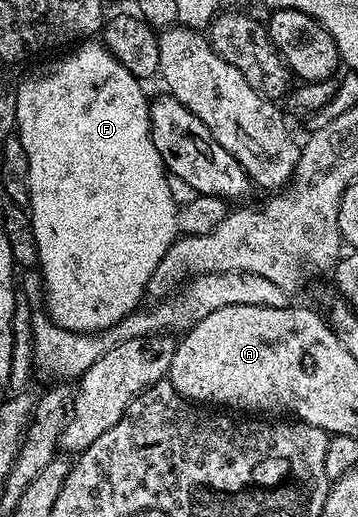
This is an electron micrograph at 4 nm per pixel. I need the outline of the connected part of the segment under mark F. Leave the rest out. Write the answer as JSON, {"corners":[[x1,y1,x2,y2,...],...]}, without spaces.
{"corners":[[83,41,66,53,16,86,16,136,28,156,28,213,36,236,36,269,43,278,44,309,60,328,97,334,143,305,152,272,170,245,180,235,211,234,226,218,228,202,200,194,181,206,168,188,166,165,152,144,150,105,140,79,113,58,101,41]]}

